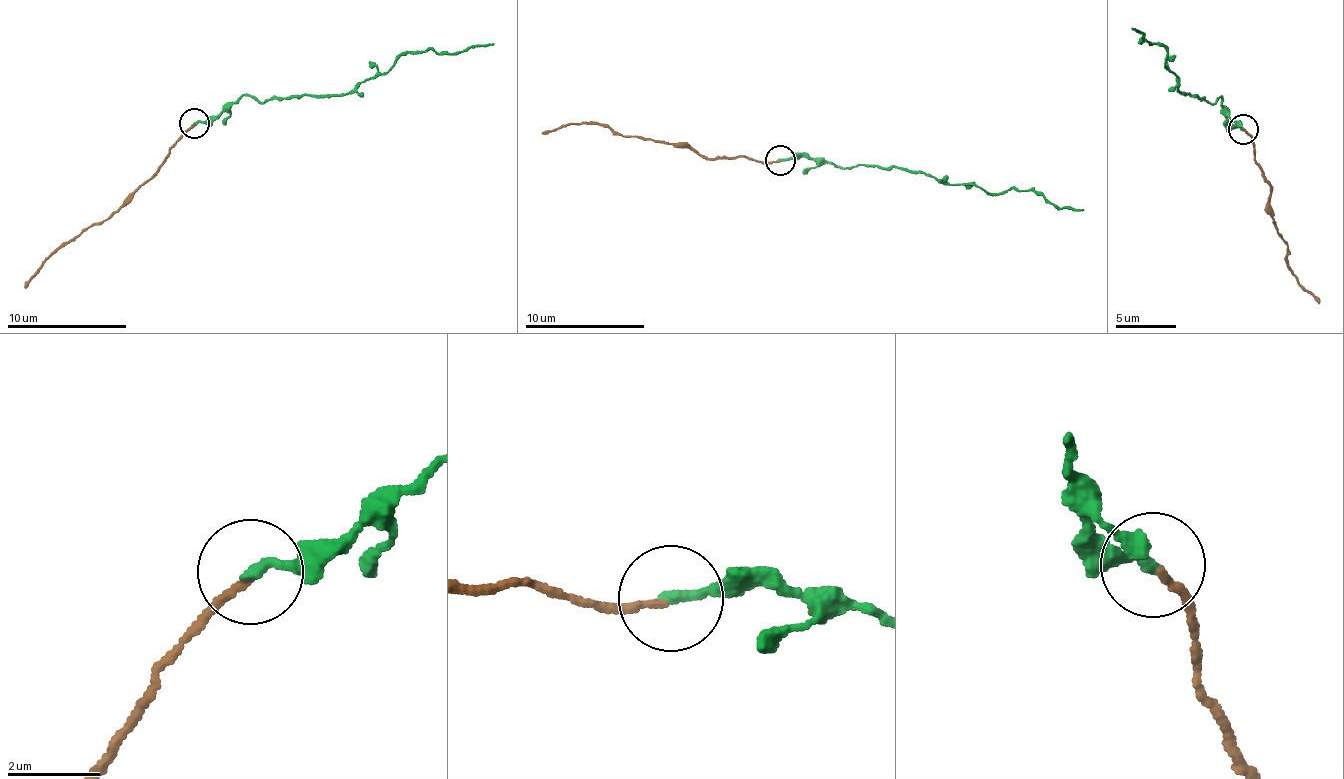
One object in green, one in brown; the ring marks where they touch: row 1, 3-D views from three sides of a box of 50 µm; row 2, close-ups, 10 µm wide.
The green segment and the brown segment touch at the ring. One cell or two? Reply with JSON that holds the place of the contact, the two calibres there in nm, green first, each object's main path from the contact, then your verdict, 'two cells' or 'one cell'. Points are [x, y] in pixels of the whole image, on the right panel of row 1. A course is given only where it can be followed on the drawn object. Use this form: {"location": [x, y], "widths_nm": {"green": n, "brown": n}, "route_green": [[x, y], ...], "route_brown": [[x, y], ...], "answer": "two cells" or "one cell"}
{"location": [1243, 129], "widths_nm": {"green": 220, "brown": 160}, "route_green": [[1243, 128], [1227, 122], [1222, 99], [1205, 101], [1176, 91], [1167, 52], [1137, 41], [1142, 32], [1132, 26]], "route_brown": [[1243, 128], [1271, 190], [1278, 234], [1286, 242], [1287, 262], [1318, 305]], "answer": "one cell"}

